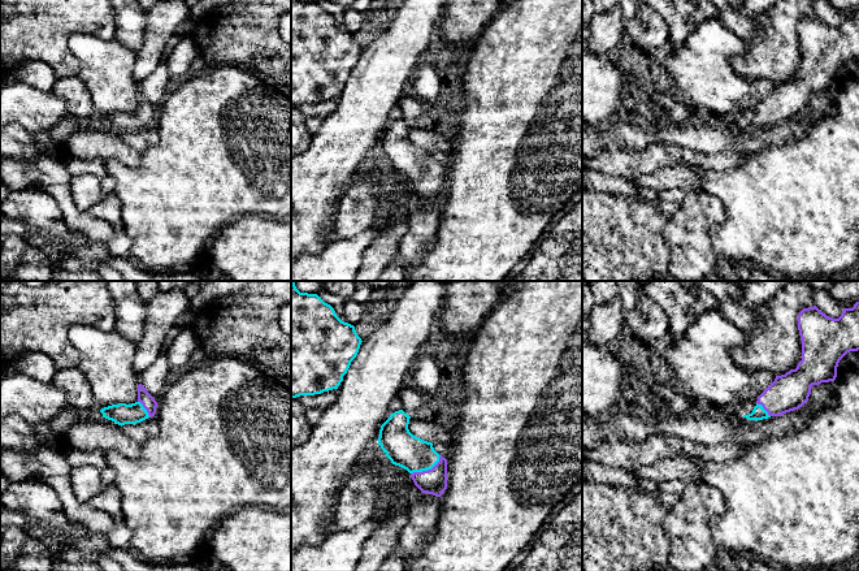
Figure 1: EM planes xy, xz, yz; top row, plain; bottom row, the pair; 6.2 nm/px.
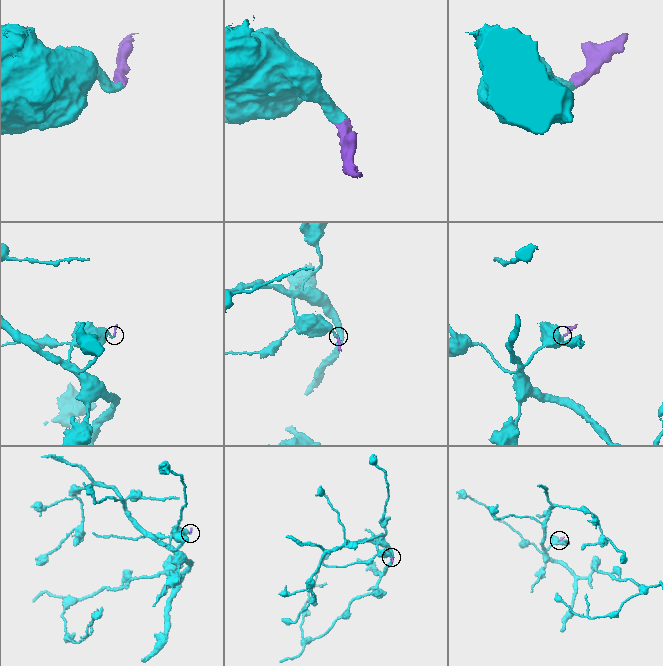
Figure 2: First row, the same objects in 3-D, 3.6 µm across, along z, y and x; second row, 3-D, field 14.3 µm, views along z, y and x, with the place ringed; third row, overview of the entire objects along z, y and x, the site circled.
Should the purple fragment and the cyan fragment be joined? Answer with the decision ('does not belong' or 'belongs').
belongs

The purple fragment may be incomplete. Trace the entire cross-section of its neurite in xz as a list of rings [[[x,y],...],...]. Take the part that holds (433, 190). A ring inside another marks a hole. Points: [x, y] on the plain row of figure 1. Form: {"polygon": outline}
{"polygon": [[[403,118],[391,122],[381,134],[378,153],[392,173],[411,182],[422,202],[441,206],[447,198],[447,168],[409,140],[409,127]]]}

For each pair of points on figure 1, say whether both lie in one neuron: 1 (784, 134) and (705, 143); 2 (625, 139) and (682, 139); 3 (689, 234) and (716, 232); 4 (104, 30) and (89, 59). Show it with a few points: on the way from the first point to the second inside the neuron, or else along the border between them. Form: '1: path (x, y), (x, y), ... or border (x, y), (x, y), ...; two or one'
1: path (764, 138), (724, 139); one
2: path (640, 138), (668, 135); one
3: border (721, 204), (724, 220), (710, 229), (717, 254); two
4: border (69, 38), (73, 33), (90, 33), (113, 39); two

